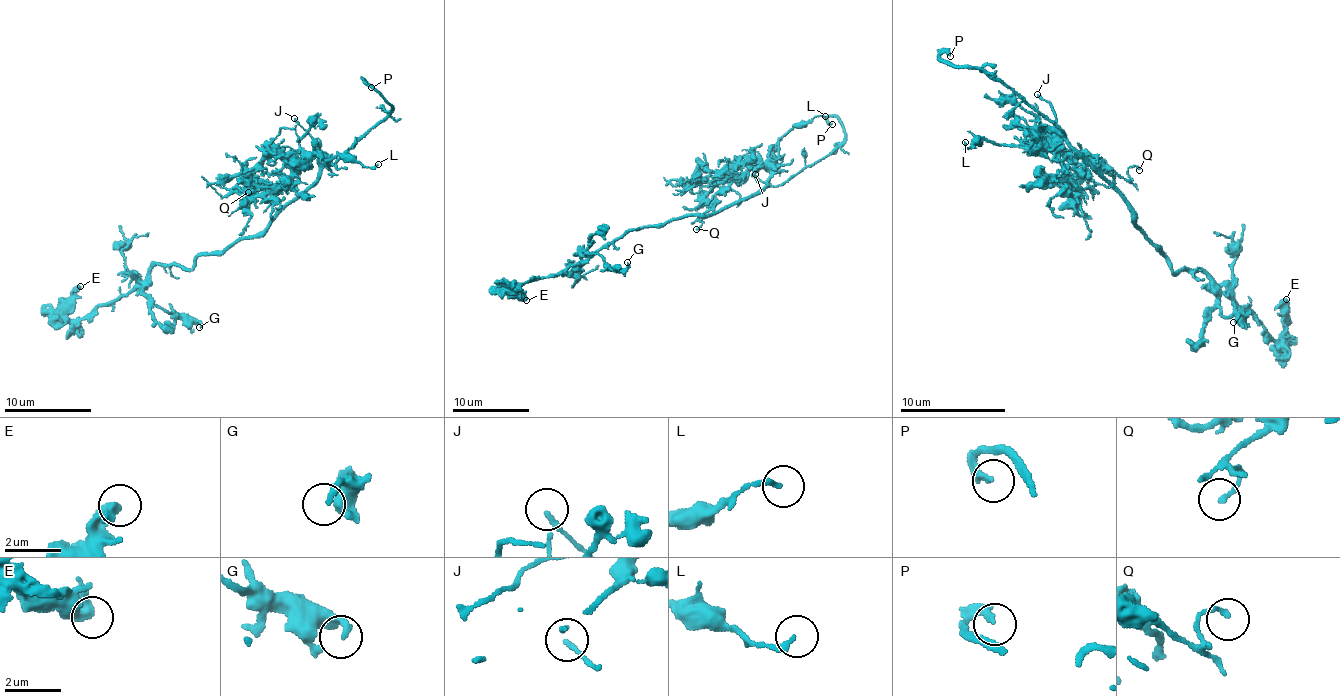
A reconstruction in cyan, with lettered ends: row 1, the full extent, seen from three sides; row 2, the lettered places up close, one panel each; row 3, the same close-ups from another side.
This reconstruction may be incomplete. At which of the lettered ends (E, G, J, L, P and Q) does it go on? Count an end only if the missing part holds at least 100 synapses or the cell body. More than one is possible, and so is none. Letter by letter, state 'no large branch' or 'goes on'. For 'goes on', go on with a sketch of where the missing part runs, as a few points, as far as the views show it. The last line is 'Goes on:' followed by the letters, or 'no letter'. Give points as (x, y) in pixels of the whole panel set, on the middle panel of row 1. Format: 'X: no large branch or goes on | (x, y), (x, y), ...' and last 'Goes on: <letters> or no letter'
E: no large branch
G: no large branch
J: no large branch
L: no large branch
P: goes on | (832, 124), (873, 152), (885, 156), (889, 161)
Q: no large branch
Goes on: P

